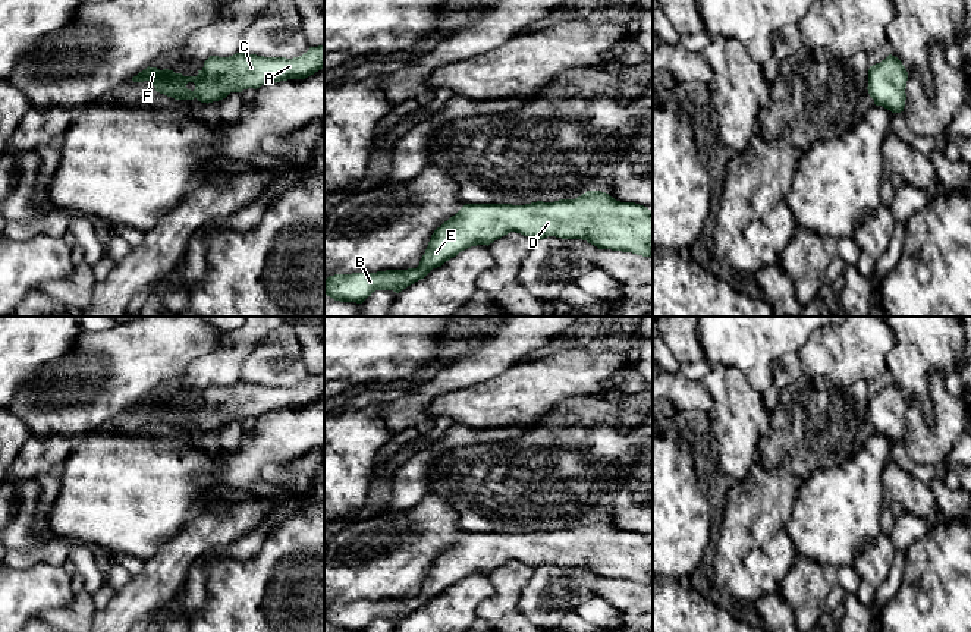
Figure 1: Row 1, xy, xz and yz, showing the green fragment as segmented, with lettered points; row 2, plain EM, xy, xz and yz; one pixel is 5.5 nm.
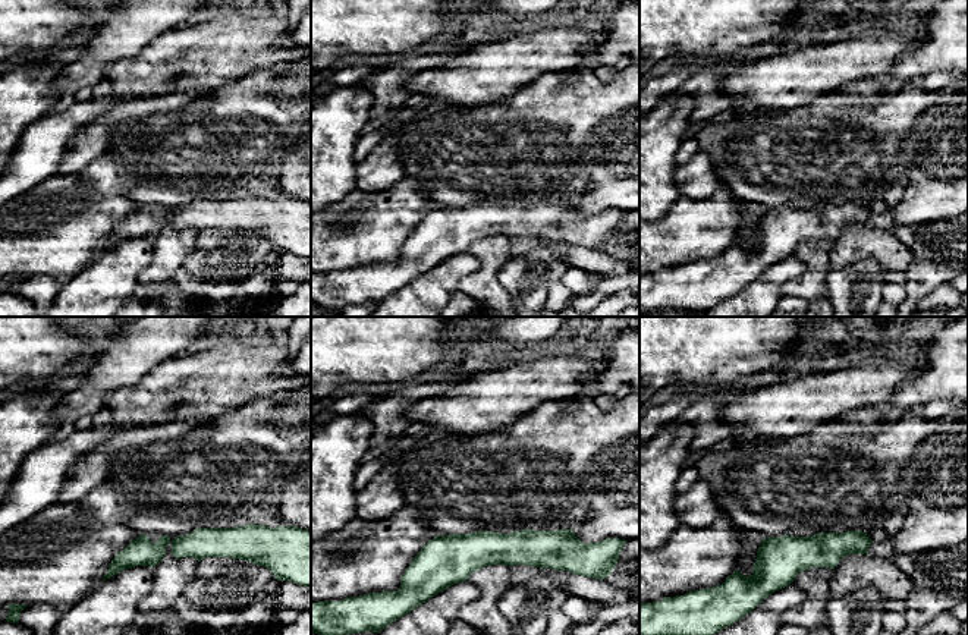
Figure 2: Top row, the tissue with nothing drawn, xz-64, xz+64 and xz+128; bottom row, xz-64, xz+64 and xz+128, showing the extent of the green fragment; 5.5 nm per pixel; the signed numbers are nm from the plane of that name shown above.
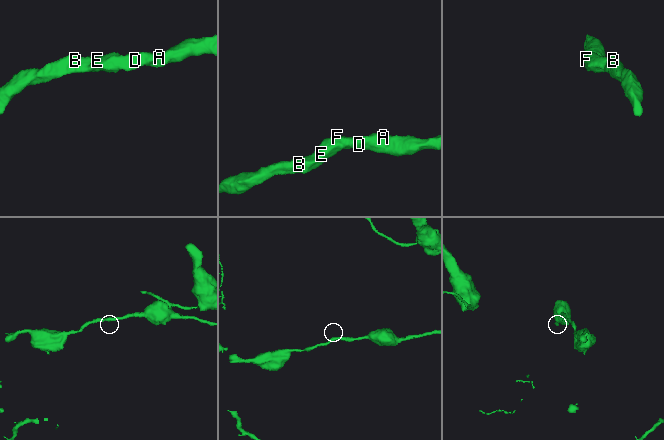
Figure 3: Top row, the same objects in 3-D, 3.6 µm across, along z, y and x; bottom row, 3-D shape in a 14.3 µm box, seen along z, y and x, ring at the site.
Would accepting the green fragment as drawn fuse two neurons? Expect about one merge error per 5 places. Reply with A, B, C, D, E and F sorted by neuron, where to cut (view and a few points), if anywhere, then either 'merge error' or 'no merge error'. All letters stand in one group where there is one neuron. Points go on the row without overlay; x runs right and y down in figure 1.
groups A B C D E F; cut none; no merge error

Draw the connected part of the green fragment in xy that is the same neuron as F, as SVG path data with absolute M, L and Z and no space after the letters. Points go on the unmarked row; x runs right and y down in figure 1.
M324 374L309 375L299 386L264 386L236 381L229 386L210 384L197 405L183 405L169 397L147 396L132 406L133 411L150 409L155 419L175 428L213 431L230 421L280 411L305 408L324 397Z

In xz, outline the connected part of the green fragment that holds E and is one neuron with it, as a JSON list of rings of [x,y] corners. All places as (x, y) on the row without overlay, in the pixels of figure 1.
[[[587,519],[575,528],[537,529],[525,534],[465,532],[455,544],[434,559],[417,597],[329,604],[324,607],[324,622],[334,629],[356,632],[362,632],[375,619],[393,619],[399,622],[424,607],[433,597],[441,595],[459,581],[477,573],[488,575],[510,560],[521,562],[534,569],[541,569],[547,565],[582,567],[598,578],[653,585],[653,538],[635,531],[616,529],[601,519]]]

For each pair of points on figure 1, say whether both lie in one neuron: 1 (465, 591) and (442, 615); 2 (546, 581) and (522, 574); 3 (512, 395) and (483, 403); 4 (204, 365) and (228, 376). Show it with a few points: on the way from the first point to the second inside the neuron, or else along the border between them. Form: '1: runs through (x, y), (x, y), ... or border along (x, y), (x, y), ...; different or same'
1: runs through (461, 597), (448, 610); same
2: border along (536, 569), (521, 591), (517, 609); different
3: runs through (505, 401), (490, 403); same
4: runs through (210, 368), (222, 370); same

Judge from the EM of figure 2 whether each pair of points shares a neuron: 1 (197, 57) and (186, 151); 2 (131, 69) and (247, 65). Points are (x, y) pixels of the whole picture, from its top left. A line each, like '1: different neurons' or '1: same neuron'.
1: different neurons
2: same neuron

